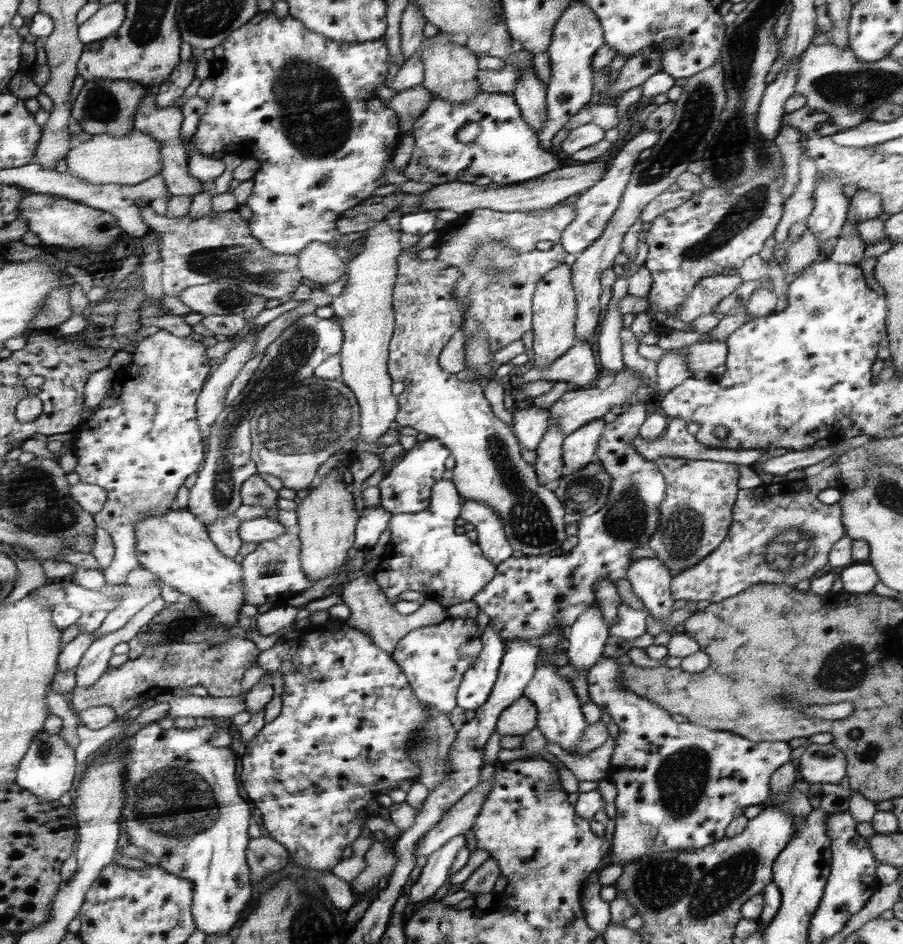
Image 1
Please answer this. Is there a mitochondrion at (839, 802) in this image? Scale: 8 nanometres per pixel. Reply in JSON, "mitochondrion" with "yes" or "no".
{"mitochondrion":"no"}

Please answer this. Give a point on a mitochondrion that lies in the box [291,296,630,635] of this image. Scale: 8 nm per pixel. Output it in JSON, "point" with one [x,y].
{"point":[530,523]}

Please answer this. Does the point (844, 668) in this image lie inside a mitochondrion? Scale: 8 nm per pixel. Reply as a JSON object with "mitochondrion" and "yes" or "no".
{"mitochondrion":"yes"}

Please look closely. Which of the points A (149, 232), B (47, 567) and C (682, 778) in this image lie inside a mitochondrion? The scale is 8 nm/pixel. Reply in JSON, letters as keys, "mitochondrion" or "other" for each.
{"A":"other","B":"other","C":"mitochondrion"}

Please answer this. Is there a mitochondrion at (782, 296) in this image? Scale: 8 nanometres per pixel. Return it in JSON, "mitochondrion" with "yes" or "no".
{"mitochondrion":"no"}

